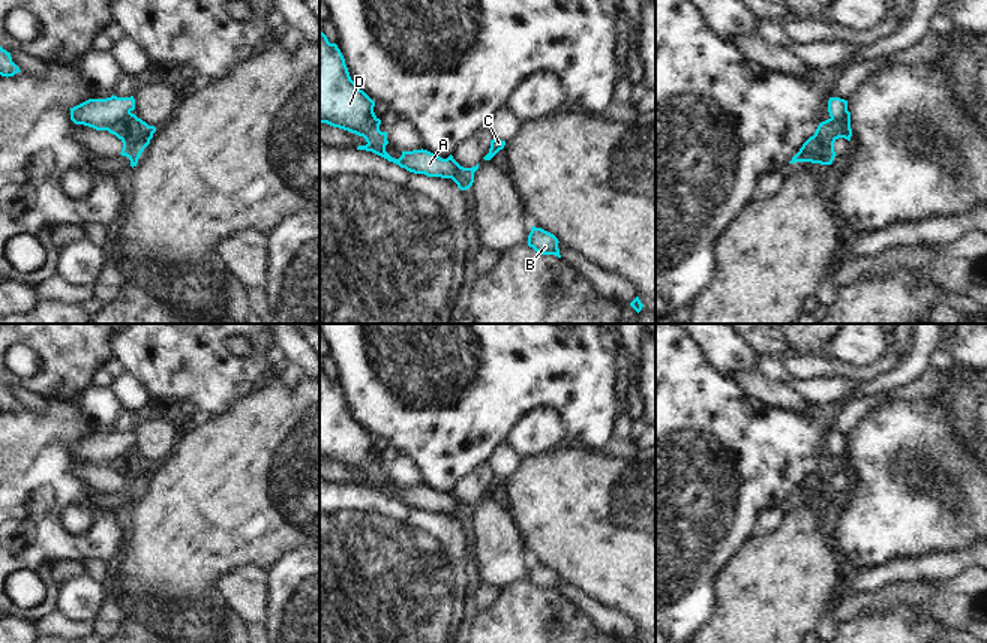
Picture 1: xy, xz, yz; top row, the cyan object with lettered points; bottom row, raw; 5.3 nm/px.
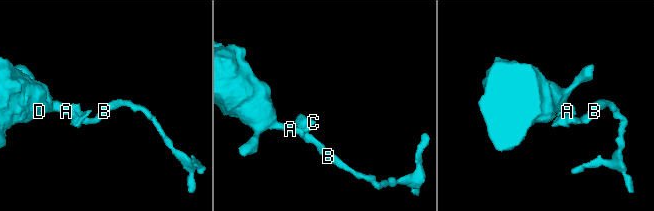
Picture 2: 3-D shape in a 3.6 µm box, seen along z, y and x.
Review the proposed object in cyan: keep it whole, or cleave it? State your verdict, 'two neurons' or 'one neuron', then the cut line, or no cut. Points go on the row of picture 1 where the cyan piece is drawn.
two neurons | xy (129, 111), (105, 129)

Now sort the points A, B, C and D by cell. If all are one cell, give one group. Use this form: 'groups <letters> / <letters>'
groups A D / B C

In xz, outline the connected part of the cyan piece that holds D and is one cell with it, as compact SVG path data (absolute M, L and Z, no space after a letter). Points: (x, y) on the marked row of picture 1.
M320 22L320 123L327 123L363 136L366 145L357 150L372 151L414 174L452 178L454 165L428 150L402 151L399 159L386 151L387 132L380 130L381 120L374 112L375 102L351 79L345 58L336 43L330 43Z

